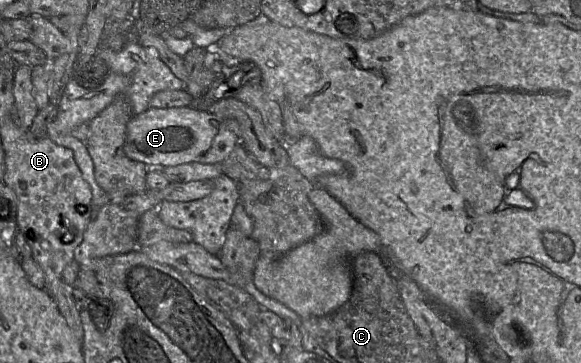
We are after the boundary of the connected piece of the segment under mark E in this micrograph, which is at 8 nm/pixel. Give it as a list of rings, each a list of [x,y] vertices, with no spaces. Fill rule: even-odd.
[[[193,105],[152,108],[133,115],[127,124],[124,152],[132,160],[147,166],[177,166],[199,162],[222,164],[240,143],[240,127],[236,120],[219,117]]]

